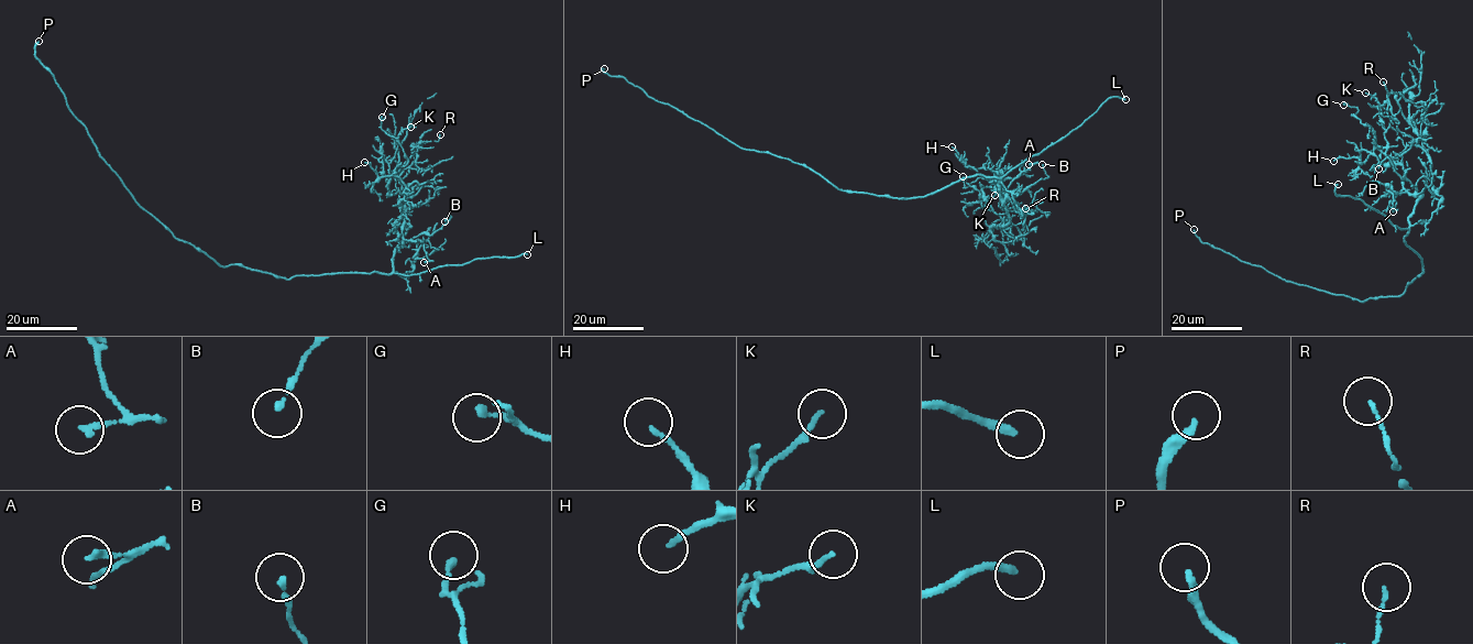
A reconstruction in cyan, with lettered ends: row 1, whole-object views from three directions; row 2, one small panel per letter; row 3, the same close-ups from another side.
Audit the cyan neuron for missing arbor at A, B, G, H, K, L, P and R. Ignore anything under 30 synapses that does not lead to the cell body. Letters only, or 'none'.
L, P

